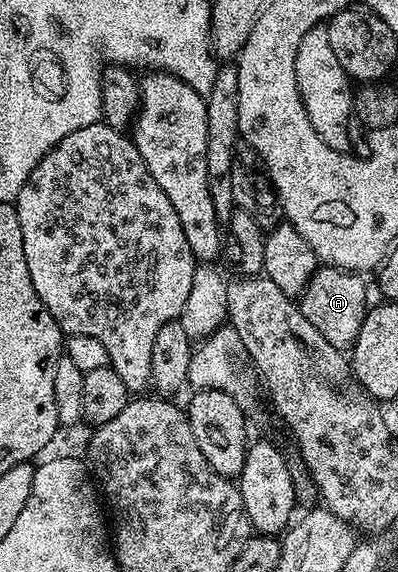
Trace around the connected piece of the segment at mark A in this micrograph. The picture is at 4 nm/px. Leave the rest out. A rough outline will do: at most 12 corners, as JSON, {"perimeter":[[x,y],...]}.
{"perimeter":[[319,265],[300,305],[304,320],[343,352],[368,301],[361,273]]}

